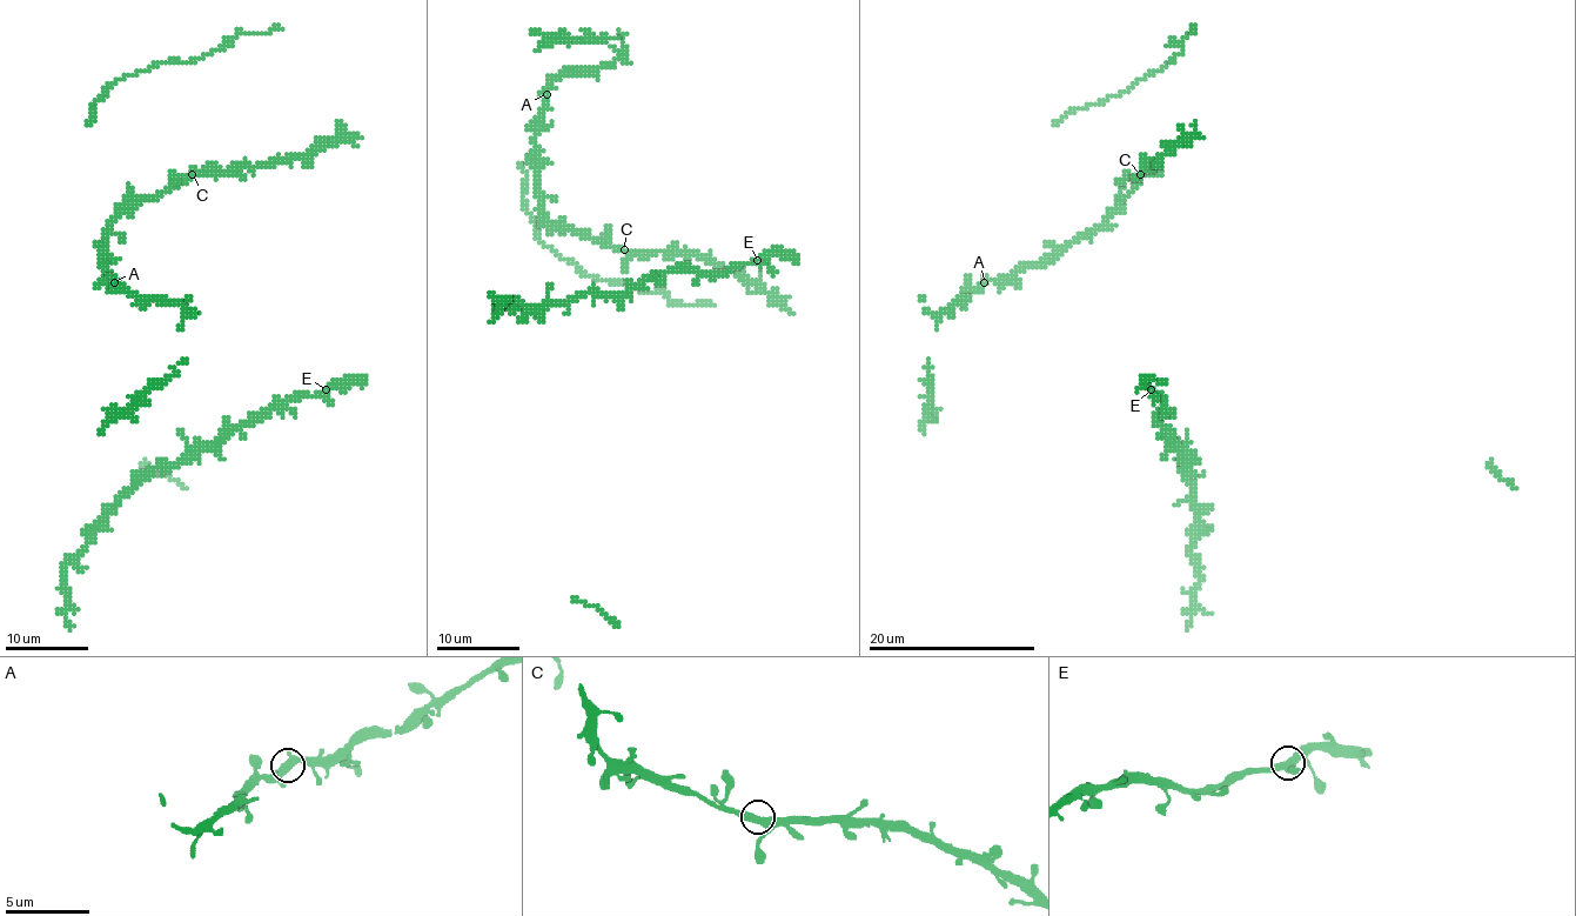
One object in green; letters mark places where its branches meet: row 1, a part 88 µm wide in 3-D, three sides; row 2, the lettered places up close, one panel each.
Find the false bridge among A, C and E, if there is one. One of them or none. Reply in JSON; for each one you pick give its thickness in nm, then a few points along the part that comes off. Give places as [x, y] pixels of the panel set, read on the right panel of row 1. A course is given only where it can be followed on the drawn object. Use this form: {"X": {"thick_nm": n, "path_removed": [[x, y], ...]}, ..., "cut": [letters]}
{"cut": []}

